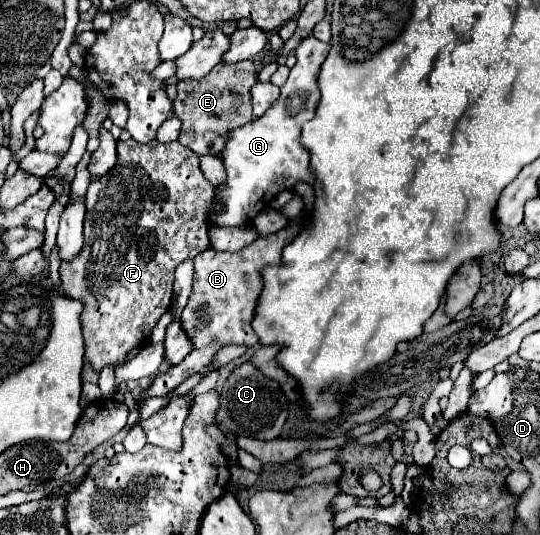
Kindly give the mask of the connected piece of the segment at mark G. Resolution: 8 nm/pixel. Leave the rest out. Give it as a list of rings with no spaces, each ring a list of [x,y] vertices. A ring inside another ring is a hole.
[[[306,36],[296,48],[296,66],[290,70],[286,84],[280,88],[280,98],[272,108],[254,122],[236,128],[228,134],[228,144],[222,150],[222,162],[226,168],[226,186],[216,190],[216,202],[224,202],[222,214],[210,214],[212,226],[240,226],[250,224],[254,216],[264,210],[266,204],[284,190],[292,190],[296,182],[314,184],[314,174],[310,172],[310,154],[300,144],[302,122],[314,118],[320,92],[318,92],[318,72],[324,58],[330,52],[330,44],[320,42],[314,36]]]

